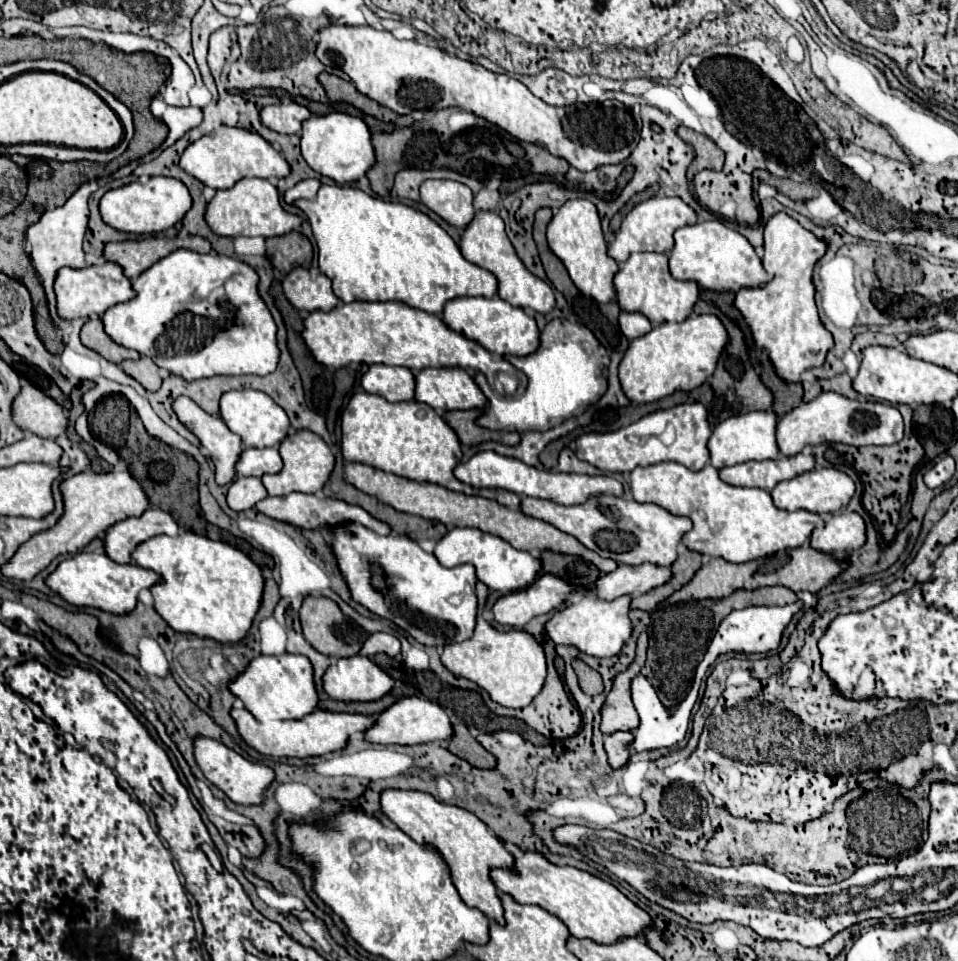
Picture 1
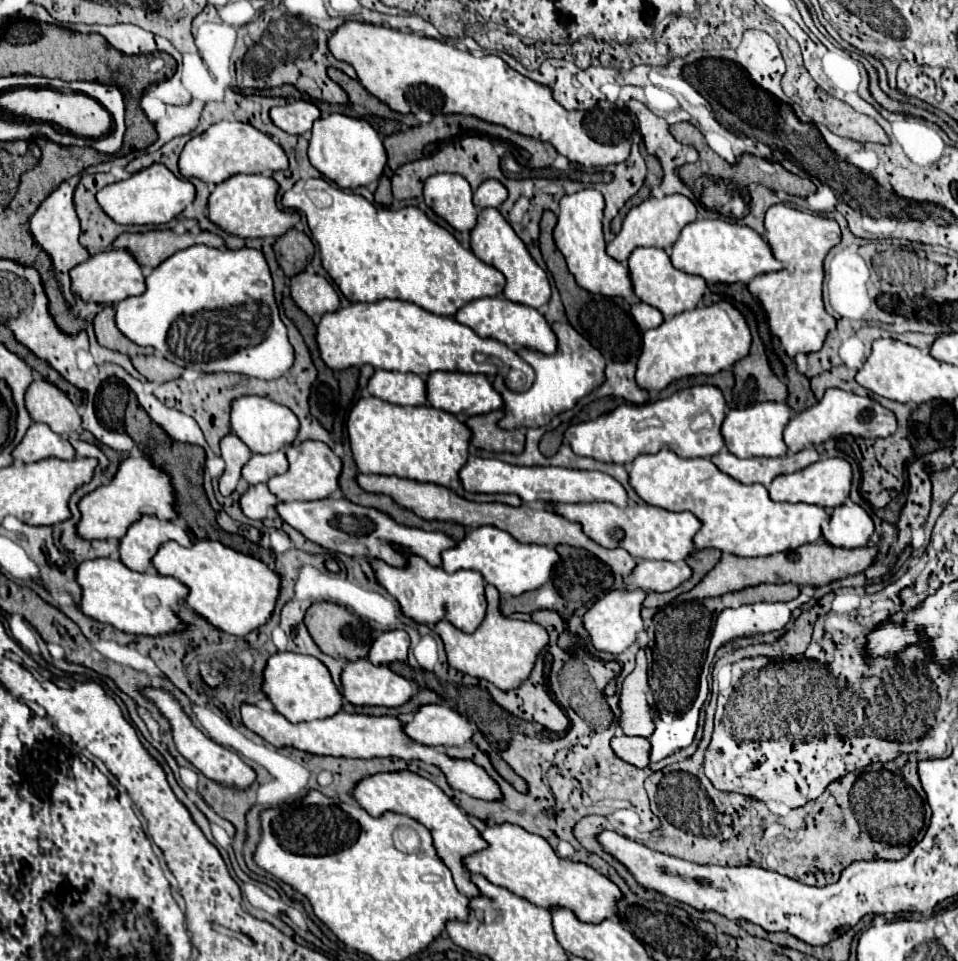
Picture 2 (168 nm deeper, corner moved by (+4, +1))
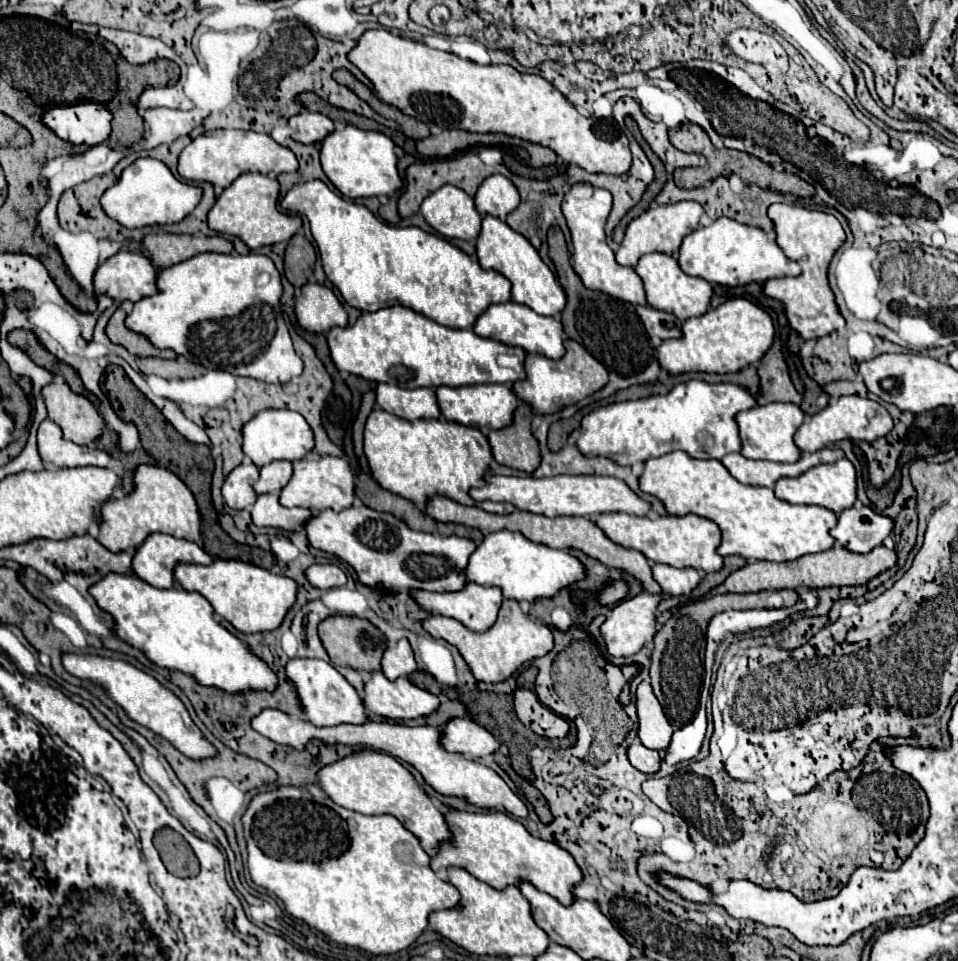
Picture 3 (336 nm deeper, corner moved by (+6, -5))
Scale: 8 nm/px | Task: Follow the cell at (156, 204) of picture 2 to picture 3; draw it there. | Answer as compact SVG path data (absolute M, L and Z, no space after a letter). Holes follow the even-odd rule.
M140 157L132 165L128 165L120 179L108 187L100 199L108 217L124 223L124 227L146 227L146 225L172 225L182 221L192 209L200 203L202 189L196 185L188 185L178 181L172 171L158 159Z

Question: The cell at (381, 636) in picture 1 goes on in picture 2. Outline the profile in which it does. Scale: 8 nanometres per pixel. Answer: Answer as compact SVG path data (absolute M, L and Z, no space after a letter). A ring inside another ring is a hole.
M402 629L384 631L372 643L368 659L374 665L388 665L392 661L406 661L408 647L410 647L410 637L406 631L402 631Z

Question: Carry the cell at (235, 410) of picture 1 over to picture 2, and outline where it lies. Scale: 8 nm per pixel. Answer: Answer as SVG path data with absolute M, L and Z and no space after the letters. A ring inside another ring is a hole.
M258 395L236 397L232 401L230 423L232 423L232 431L248 445L252 453L272 453L272 451L286 449L296 439L298 433L298 419L288 407Z

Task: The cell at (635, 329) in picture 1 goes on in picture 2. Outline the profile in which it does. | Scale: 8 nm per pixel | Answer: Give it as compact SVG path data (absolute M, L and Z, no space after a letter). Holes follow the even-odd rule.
M634 303L630 313L632 313L632 317L640 329L654 329L664 321L662 313L658 313L658 309L654 309L646 303Z

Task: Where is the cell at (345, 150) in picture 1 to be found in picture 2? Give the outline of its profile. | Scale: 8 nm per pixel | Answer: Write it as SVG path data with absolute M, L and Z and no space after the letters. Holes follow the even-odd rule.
M332 113L314 121L308 159L326 179L334 181L342 189L354 189L378 181L386 167L386 151L372 125L364 119L346 117L340 113Z

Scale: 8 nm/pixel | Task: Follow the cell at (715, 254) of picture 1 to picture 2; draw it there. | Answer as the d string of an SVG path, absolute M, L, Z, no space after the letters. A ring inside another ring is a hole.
M696 219L686 225L672 247L670 261L676 269L698 275L706 283L748 283L756 275L786 267L774 259L768 243L756 231L724 219Z

